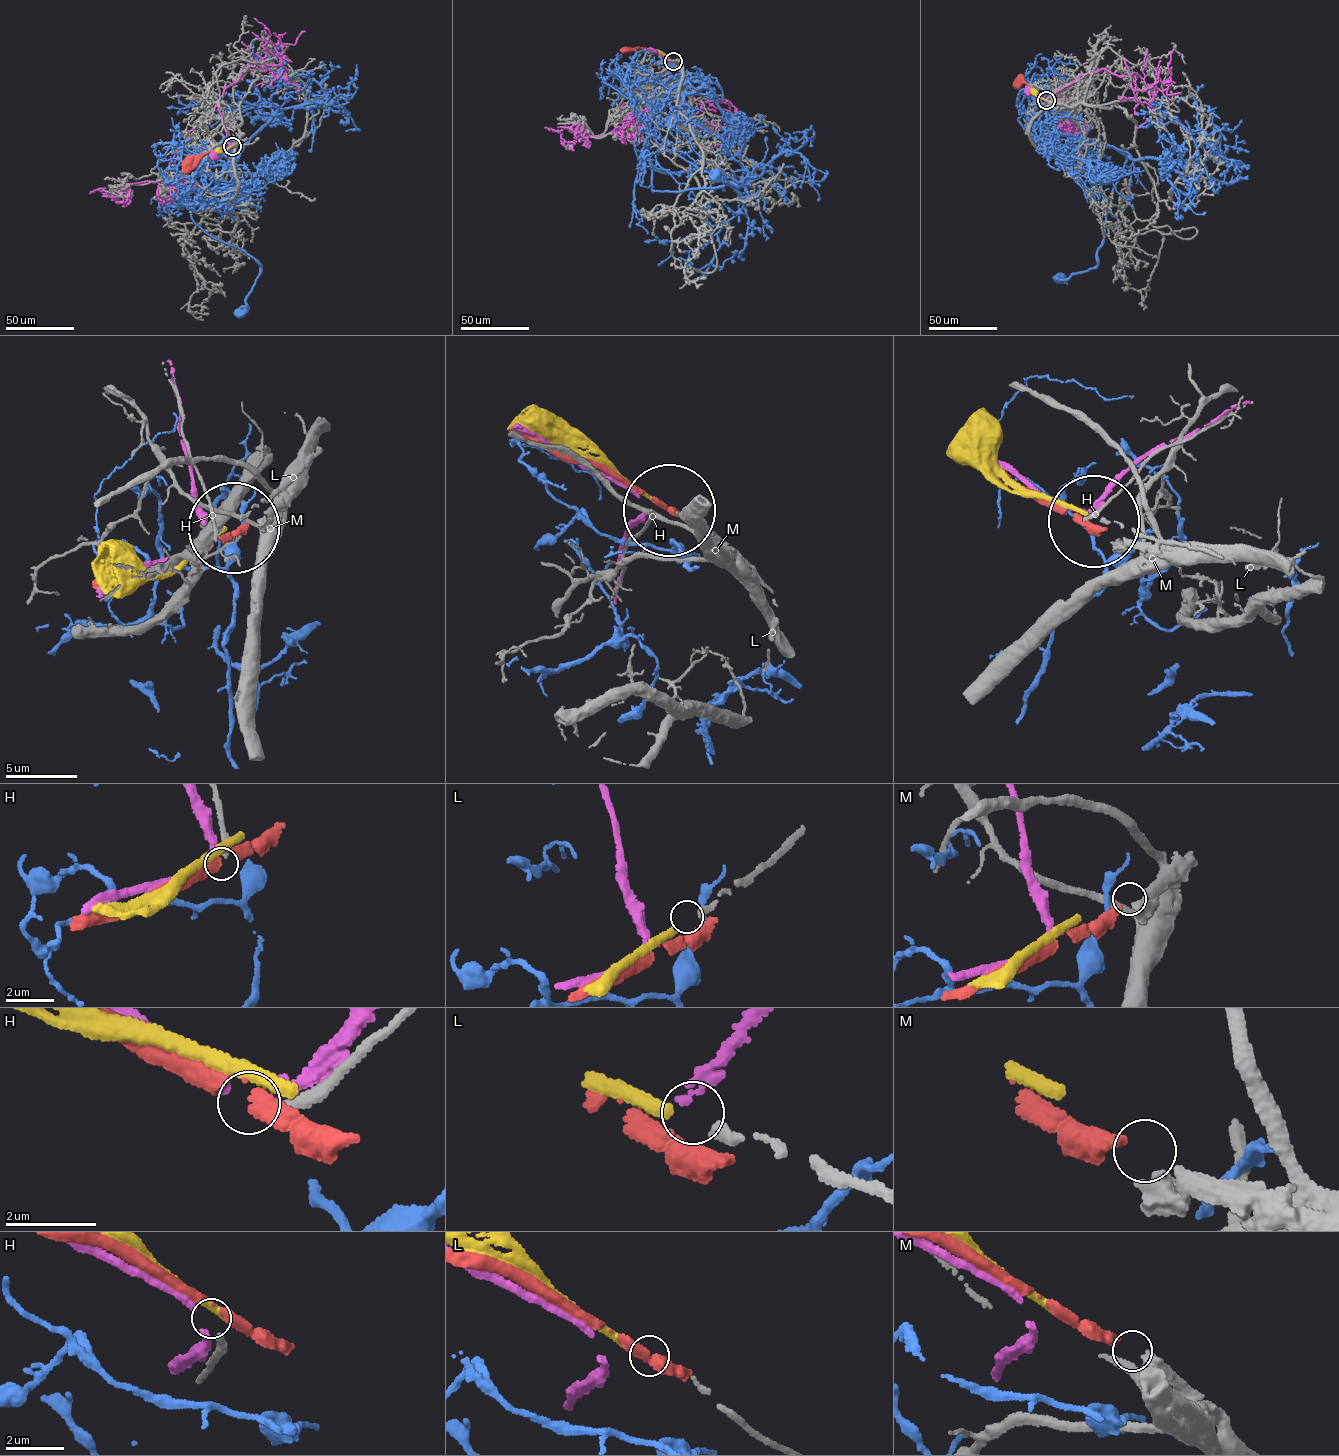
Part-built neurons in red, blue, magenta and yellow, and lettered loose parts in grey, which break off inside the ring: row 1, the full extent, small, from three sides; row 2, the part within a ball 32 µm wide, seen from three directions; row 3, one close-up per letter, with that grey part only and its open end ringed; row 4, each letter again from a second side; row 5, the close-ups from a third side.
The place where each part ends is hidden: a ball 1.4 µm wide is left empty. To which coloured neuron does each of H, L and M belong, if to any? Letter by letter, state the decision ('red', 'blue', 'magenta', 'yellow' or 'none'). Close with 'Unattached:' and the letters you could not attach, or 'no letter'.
H: none
L: yellow
M: red
Unattached: H

